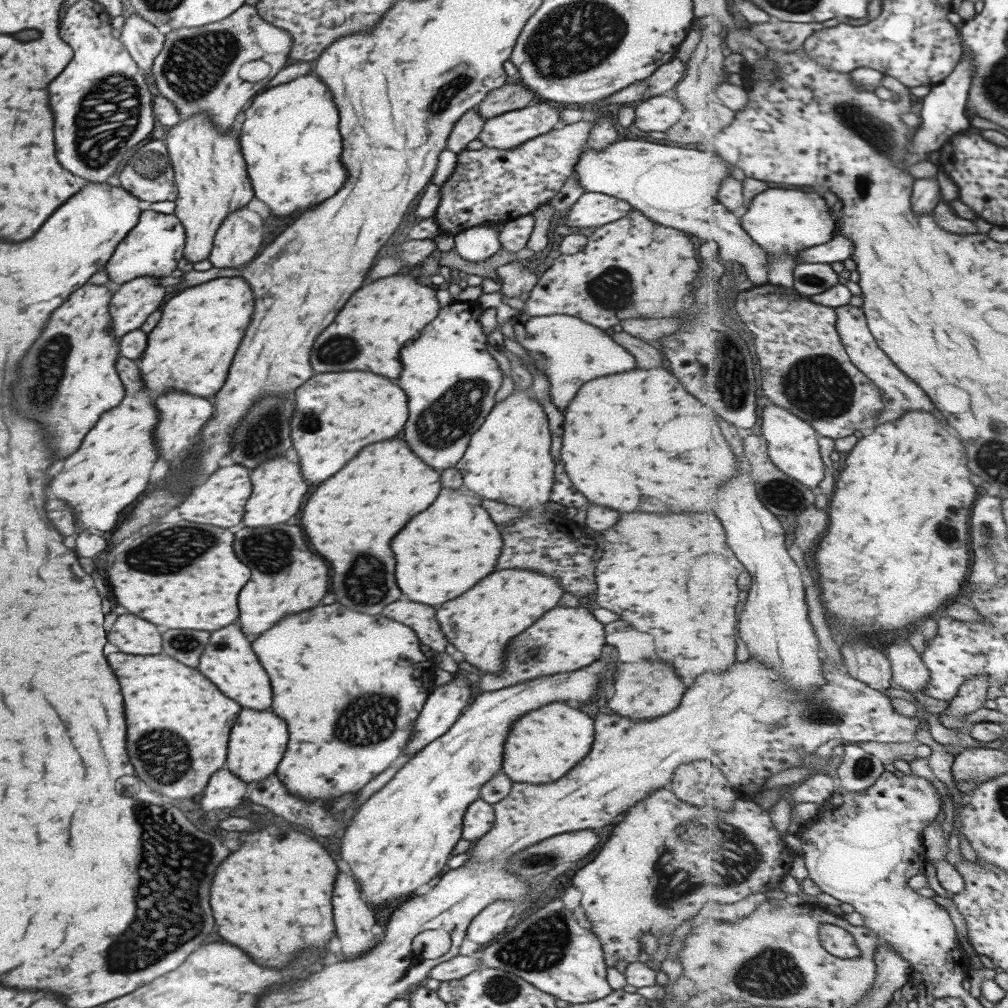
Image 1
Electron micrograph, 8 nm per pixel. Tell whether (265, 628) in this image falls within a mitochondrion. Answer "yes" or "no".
no

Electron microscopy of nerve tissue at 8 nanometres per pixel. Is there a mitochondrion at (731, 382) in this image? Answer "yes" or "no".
yes

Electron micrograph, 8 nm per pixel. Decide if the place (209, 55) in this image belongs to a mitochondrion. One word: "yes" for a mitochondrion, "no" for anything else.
yes

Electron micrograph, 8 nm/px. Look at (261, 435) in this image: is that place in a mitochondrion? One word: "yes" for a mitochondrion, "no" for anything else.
yes

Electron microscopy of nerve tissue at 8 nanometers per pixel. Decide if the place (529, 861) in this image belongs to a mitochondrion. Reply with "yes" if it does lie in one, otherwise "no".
yes

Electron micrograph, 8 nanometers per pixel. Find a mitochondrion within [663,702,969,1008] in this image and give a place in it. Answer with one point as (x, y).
(773, 974)

